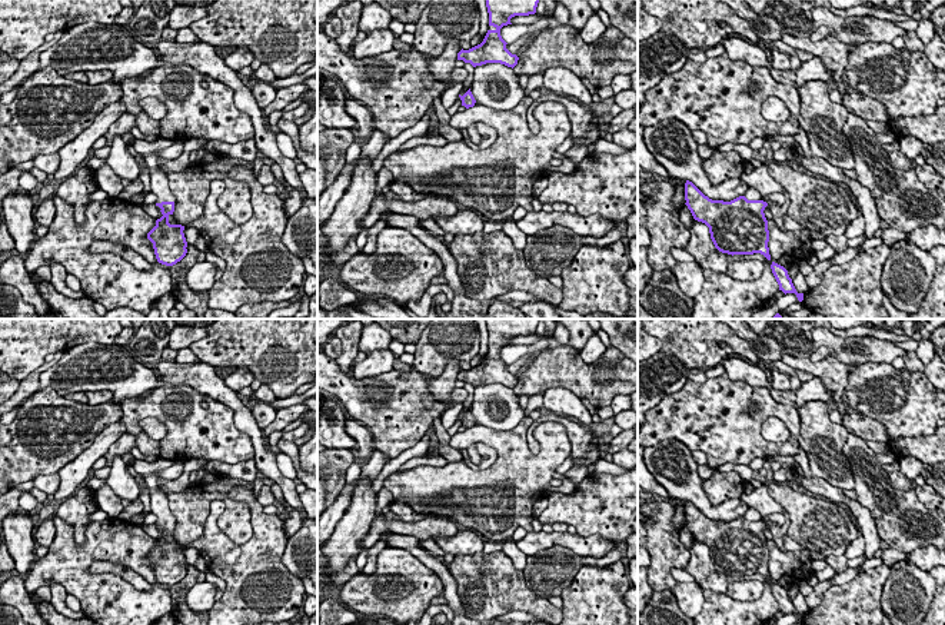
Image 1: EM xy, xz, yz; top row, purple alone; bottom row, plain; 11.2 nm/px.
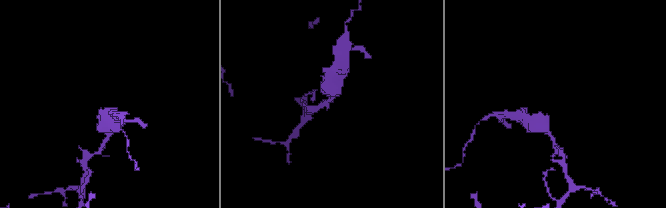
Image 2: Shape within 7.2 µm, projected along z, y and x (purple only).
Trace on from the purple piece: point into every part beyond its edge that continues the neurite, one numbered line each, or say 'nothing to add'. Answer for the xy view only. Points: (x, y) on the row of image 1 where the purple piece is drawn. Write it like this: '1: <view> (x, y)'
1: xy (159, 183)

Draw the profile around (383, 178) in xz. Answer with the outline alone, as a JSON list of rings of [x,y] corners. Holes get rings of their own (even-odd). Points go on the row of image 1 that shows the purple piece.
[[[382,167],[376,173],[376,193],[380,193],[383,187],[390,186],[393,183],[393,174],[389,169]]]

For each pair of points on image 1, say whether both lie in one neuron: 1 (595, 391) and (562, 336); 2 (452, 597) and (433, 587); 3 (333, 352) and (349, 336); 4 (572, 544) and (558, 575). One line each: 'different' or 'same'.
1: different
2: different
3: different
4: different

